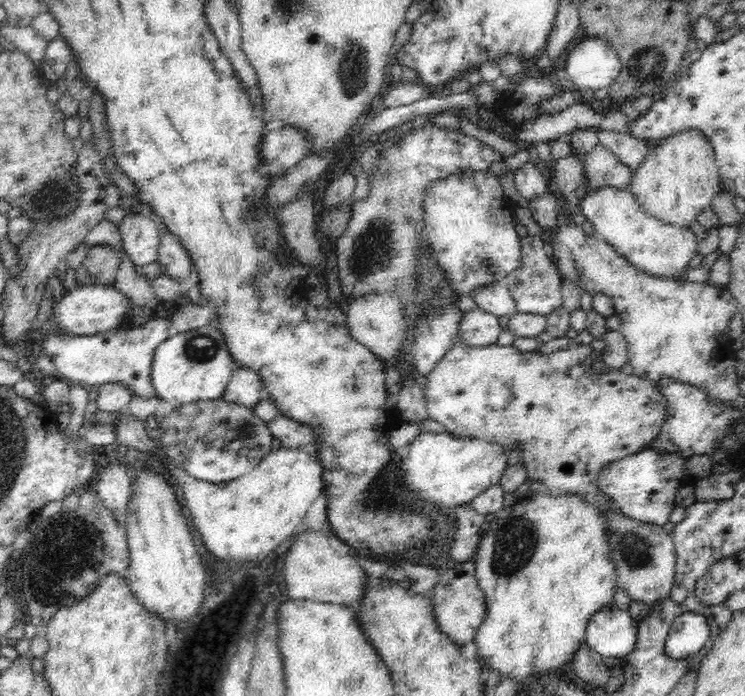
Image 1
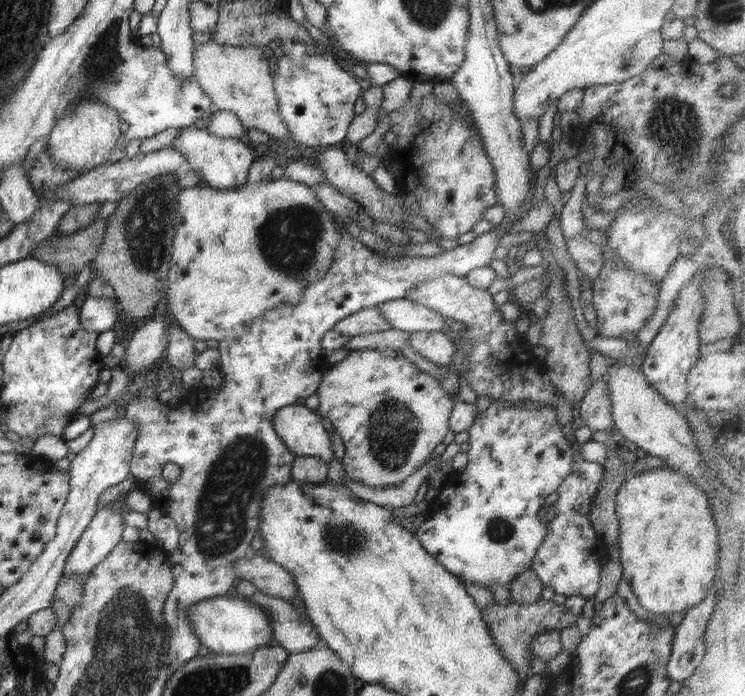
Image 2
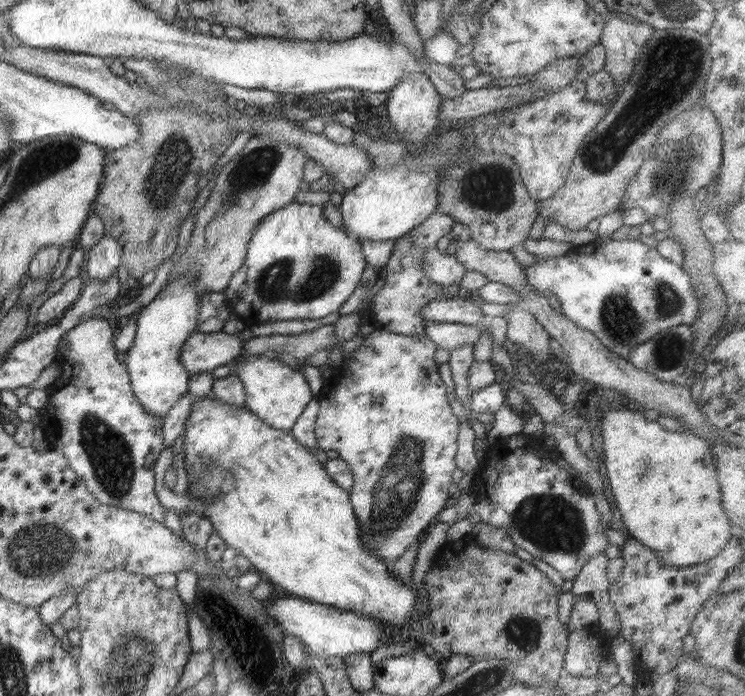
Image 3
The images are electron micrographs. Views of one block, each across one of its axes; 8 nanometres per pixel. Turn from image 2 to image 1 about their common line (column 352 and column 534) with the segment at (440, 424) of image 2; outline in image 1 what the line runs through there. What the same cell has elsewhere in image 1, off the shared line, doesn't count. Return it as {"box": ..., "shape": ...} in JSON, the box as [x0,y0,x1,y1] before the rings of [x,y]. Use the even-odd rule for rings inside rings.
{"box":[423,340,677,605],"shape":[[[459,340],[442,356],[442,360],[434,366],[434,370],[430,370],[430,374],[427,374],[423,382],[428,416],[436,420],[438,424],[442,424],[446,433],[454,435],[454,438],[476,438],[484,442],[497,442],[504,447],[504,450],[507,450],[509,454],[514,456],[513,459],[515,461],[525,464],[527,478],[530,480],[542,480],[549,494],[581,494],[586,502],[599,506],[599,509],[605,514],[605,519],[607,520],[607,534],[610,534],[607,538],[609,555],[617,566],[617,586],[620,589],[624,589],[624,592],[630,595],[630,598],[643,602],[646,605],[653,605],[660,602],[660,600],[669,599],[670,590],[674,588],[674,584],[676,583],[675,566],[677,561],[671,534],[664,532],[664,528],[658,524],[643,523],[624,515],[618,506],[615,506],[614,499],[604,493],[598,487],[598,483],[596,483],[600,470],[606,464],[640,452],[660,434],[662,422],[666,420],[668,403],[666,397],[662,395],[662,391],[654,385],[654,381],[647,378],[640,378],[634,374],[628,375],[621,372],[620,369],[606,365],[606,362],[602,359],[602,351],[596,351],[589,344],[580,344],[578,341],[572,341],[568,345],[568,348],[557,350],[556,352],[552,352],[552,354],[540,354],[538,351],[522,352],[512,347],[512,345],[466,346]]]}

